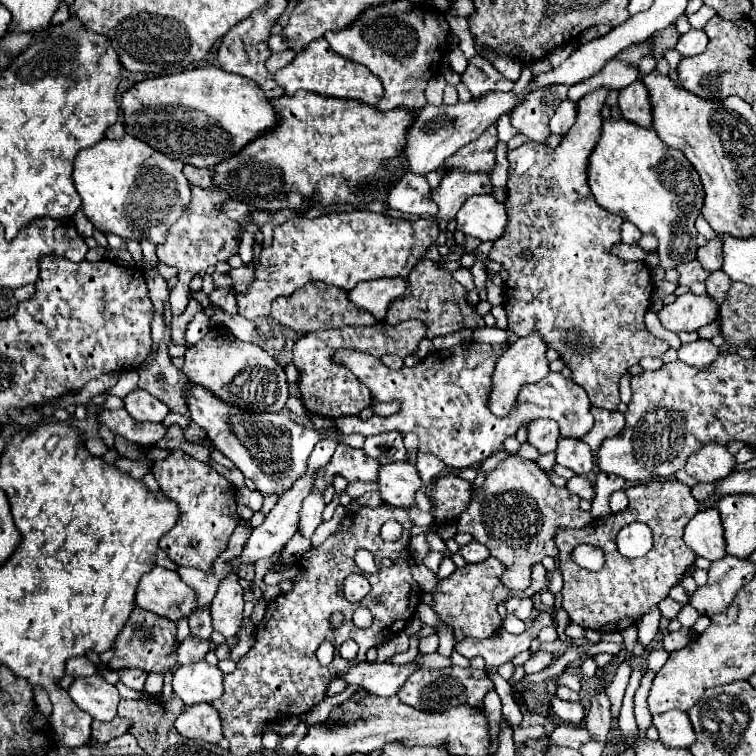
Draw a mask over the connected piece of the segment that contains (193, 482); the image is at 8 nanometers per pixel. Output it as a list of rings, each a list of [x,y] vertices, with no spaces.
[[[171,450],[167,460],[153,462],[151,472],[159,482],[161,492],[175,500],[181,510],[177,526],[161,538],[159,548],[167,552],[171,562],[175,562],[177,566],[189,566],[209,572],[215,558],[227,548],[233,530],[241,522],[237,514],[235,488],[209,464],[191,458],[183,450]]]

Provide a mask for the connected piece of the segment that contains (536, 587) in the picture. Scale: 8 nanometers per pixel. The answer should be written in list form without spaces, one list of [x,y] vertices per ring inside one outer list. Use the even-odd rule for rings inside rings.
[[[537,564],[537,566],[533,566],[533,582],[531,582],[531,586],[527,590],[523,590],[523,592],[517,592],[517,596],[531,598],[533,594],[537,594],[537,592],[541,592],[545,588],[547,588],[547,570],[543,568],[543,564]]]

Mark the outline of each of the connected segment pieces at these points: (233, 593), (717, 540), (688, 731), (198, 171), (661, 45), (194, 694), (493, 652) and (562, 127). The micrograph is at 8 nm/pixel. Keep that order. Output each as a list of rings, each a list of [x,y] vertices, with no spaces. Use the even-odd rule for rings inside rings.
[[[231,572],[221,584],[211,602],[213,628],[221,632],[225,638],[235,636],[241,620],[243,620],[243,588],[239,584],[239,576]]]
[[[715,508],[697,512],[685,526],[683,540],[697,556],[711,562],[725,556],[725,540],[719,512]]]
[[[665,712],[655,716],[653,726],[659,730],[659,740],[667,748],[689,748],[695,742],[695,732],[685,712]]]
[[[185,164],[183,168],[189,184],[195,184],[195,186],[201,186],[201,188],[211,188],[213,182],[211,182],[211,172],[207,168],[197,168],[197,166],[189,166]]]
[[[671,24],[669,28],[665,28],[665,32],[657,32],[657,36],[653,36],[653,38],[655,38],[655,46],[653,46],[653,52],[651,54],[655,56],[655,60],[661,60],[663,58],[663,52],[667,48],[673,48],[677,44],[679,34],[677,34],[675,26]]]
[[[207,662],[179,666],[173,676],[173,692],[187,706],[213,702],[223,694],[223,674],[217,666],[211,666]]]
[[[541,612],[541,614],[535,618],[533,626],[527,628],[527,632],[521,634],[521,636],[513,636],[513,634],[509,634],[509,632],[505,632],[505,630],[501,628],[501,630],[499,630],[497,634],[493,634],[489,640],[477,640],[477,642],[475,642],[475,640],[463,640],[463,642],[459,642],[459,644],[455,646],[455,650],[457,650],[461,656],[465,656],[465,658],[473,658],[473,656],[479,654],[479,656],[485,660],[487,666],[499,668],[501,664],[513,660],[515,654],[527,650],[527,648],[529,648],[529,642],[531,642],[533,638],[537,638],[539,632],[541,632],[545,626],[553,626],[553,624],[555,624],[553,614]]]
[[[563,100],[549,122],[551,134],[561,134],[561,136],[567,134],[569,128],[575,124],[575,118],[577,118],[577,102]]]

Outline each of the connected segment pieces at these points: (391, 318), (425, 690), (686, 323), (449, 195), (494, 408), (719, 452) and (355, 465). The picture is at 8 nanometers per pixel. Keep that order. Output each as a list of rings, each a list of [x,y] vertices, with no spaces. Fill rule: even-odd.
[[[425,258],[425,260],[421,260],[421,264],[417,264],[417,268],[413,268],[413,272],[407,278],[407,290],[409,290],[409,294],[405,294],[403,298],[397,298],[389,306],[385,322],[399,324],[399,322],[405,322],[411,318],[423,320],[427,324],[427,338],[429,340],[433,340],[435,336],[457,332],[459,328],[467,328],[467,326],[469,328],[483,328],[485,326],[483,318],[475,316],[473,308],[465,302],[465,288],[451,278],[451,272],[435,266],[435,260]]]
[[[447,666],[443,670],[423,668],[423,670],[417,670],[413,676],[409,676],[409,680],[403,684],[399,692],[399,700],[423,712],[445,712],[457,704],[465,704],[471,708],[483,708],[483,698],[491,690],[495,690],[495,686],[485,670],[457,668],[457,666]]]
[[[683,294],[673,304],[663,306],[659,312],[659,320],[663,328],[679,334],[679,332],[693,332],[701,326],[713,322],[717,318],[719,310],[715,300],[707,296],[695,296],[695,294]]]
[[[449,170],[443,178],[437,190],[433,190],[431,198],[439,206],[439,220],[451,222],[455,220],[455,214],[463,206],[463,202],[473,194],[491,194],[493,184],[491,176],[485,172],[471,172],[463,174],[461,170]]]
[[[535,332],[535,334],[529,334],[525,338],[519,338],[517,342],[513,342],[509,346],[509,350],[497,360],[495,386],[493,386],[493,392],[489,398],[489,408],[495,416],[509,414],[509,410],[513,408],[513,404],[517,400],[517,392],[523,384],[539,382],[549,374],[549,360],[547,360],[545,352],[547,352],[547,344],[545,344],[543,336],[539,332]]]
[[[709,444],[709,448],[703,448],[701,452],[687,460],[685,470],[697,482],[715,482],[719,478],[729,476],[733,466],[735,458],[729,454],[727,446]]]
[[[339,444],[337,452],[333,454],[331,462],[317,474],[315,492],[325,492],[325,488],[333,482],[335,476],[343,476],[347,482],[363,480],[363,482],[375,482],[379,472],[379,462],[371,456],[367,456],[363,450],[355,450],[349,446]]]

